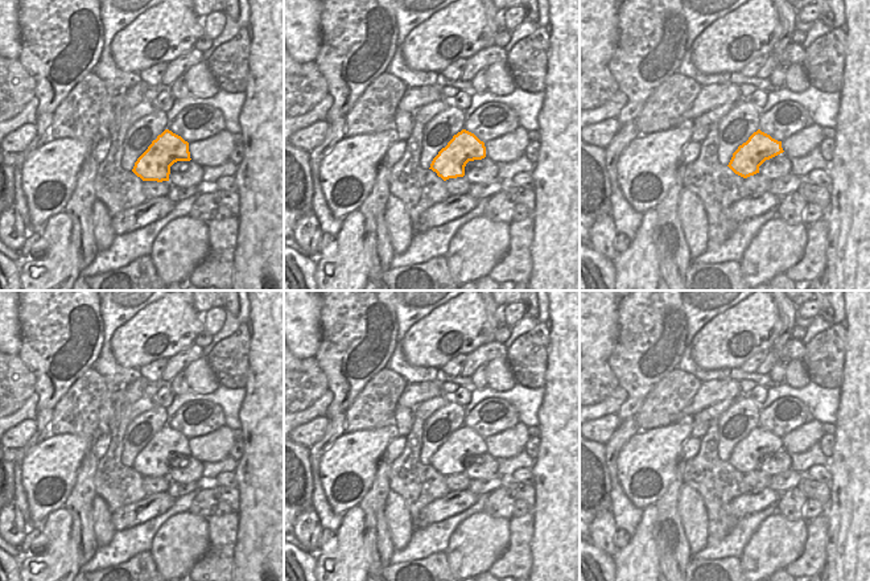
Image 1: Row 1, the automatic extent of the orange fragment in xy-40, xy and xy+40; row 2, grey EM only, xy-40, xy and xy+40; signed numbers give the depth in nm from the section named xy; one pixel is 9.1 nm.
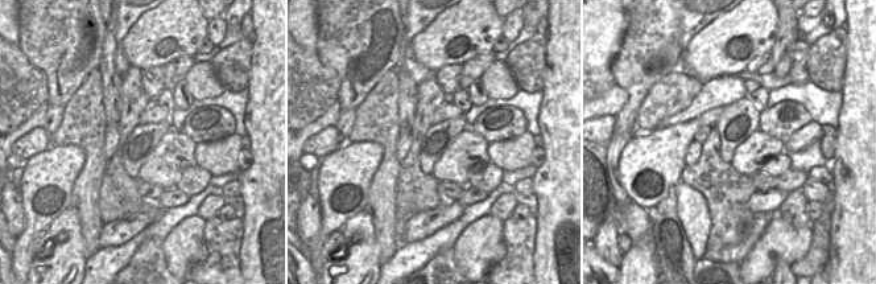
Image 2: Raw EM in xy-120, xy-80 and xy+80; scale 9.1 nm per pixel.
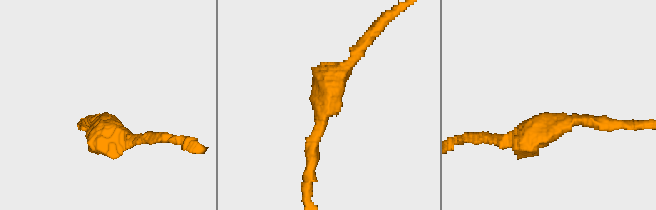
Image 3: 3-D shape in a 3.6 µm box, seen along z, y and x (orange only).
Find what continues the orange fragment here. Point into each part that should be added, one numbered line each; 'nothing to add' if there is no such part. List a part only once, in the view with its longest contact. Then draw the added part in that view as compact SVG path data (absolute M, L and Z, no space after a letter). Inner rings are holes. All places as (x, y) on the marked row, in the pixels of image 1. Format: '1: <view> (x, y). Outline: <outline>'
nothing to add

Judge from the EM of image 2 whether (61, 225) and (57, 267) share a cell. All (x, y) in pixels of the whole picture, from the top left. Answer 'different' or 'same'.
same

